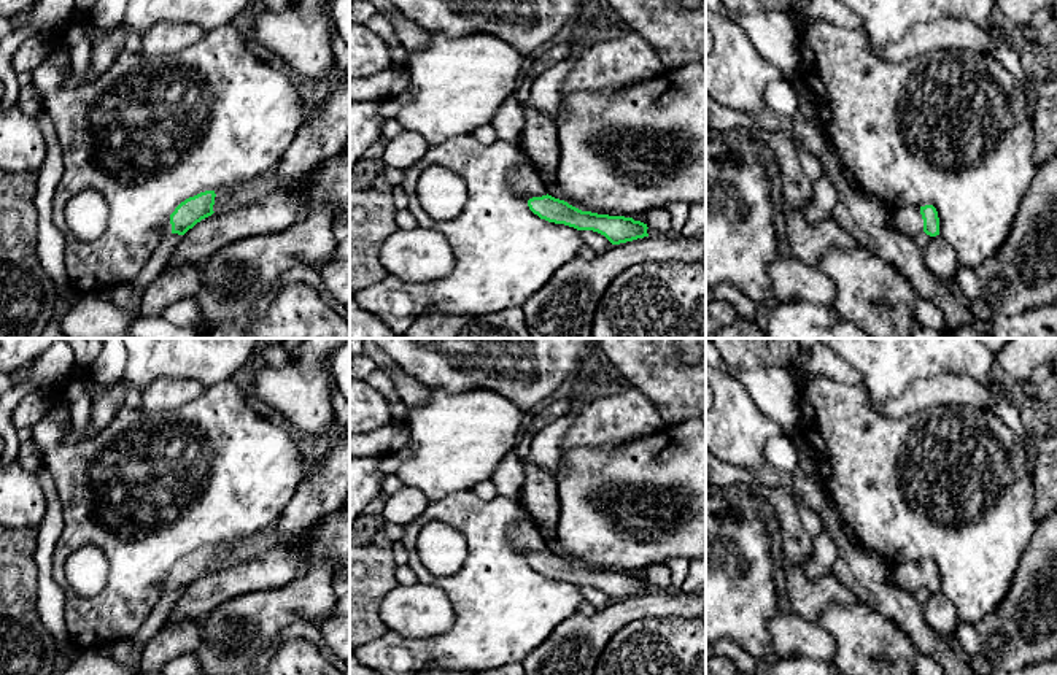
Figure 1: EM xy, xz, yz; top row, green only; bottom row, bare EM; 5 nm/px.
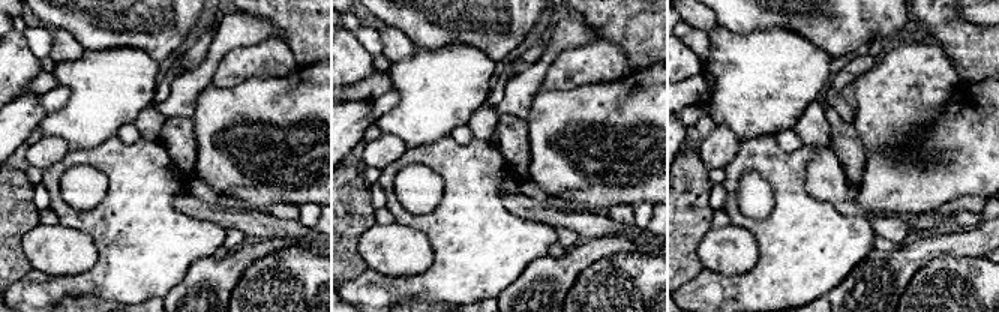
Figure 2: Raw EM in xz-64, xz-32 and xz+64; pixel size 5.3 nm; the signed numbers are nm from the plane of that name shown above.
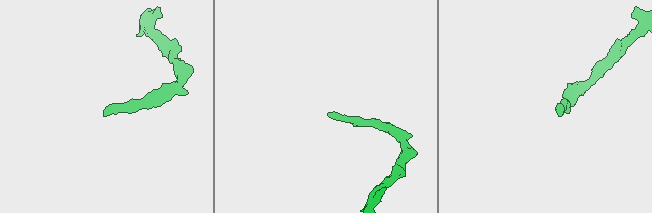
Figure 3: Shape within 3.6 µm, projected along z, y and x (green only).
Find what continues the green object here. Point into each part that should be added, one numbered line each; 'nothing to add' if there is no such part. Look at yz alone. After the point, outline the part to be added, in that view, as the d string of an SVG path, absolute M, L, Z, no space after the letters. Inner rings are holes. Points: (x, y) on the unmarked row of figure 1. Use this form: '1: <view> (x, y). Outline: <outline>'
1: yz (908, 575). Outline: M903 562L898 565L892 565L889 580L912 594L916 594L920 588L923 588L923 575L920 570L920 564L917 562Z

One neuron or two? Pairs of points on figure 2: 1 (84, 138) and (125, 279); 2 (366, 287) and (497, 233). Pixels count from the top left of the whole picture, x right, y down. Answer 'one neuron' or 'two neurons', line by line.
1: two neurons
2: one neuron

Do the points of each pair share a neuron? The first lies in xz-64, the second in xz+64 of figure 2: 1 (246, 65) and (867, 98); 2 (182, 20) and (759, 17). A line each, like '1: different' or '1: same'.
1: same
2: same

